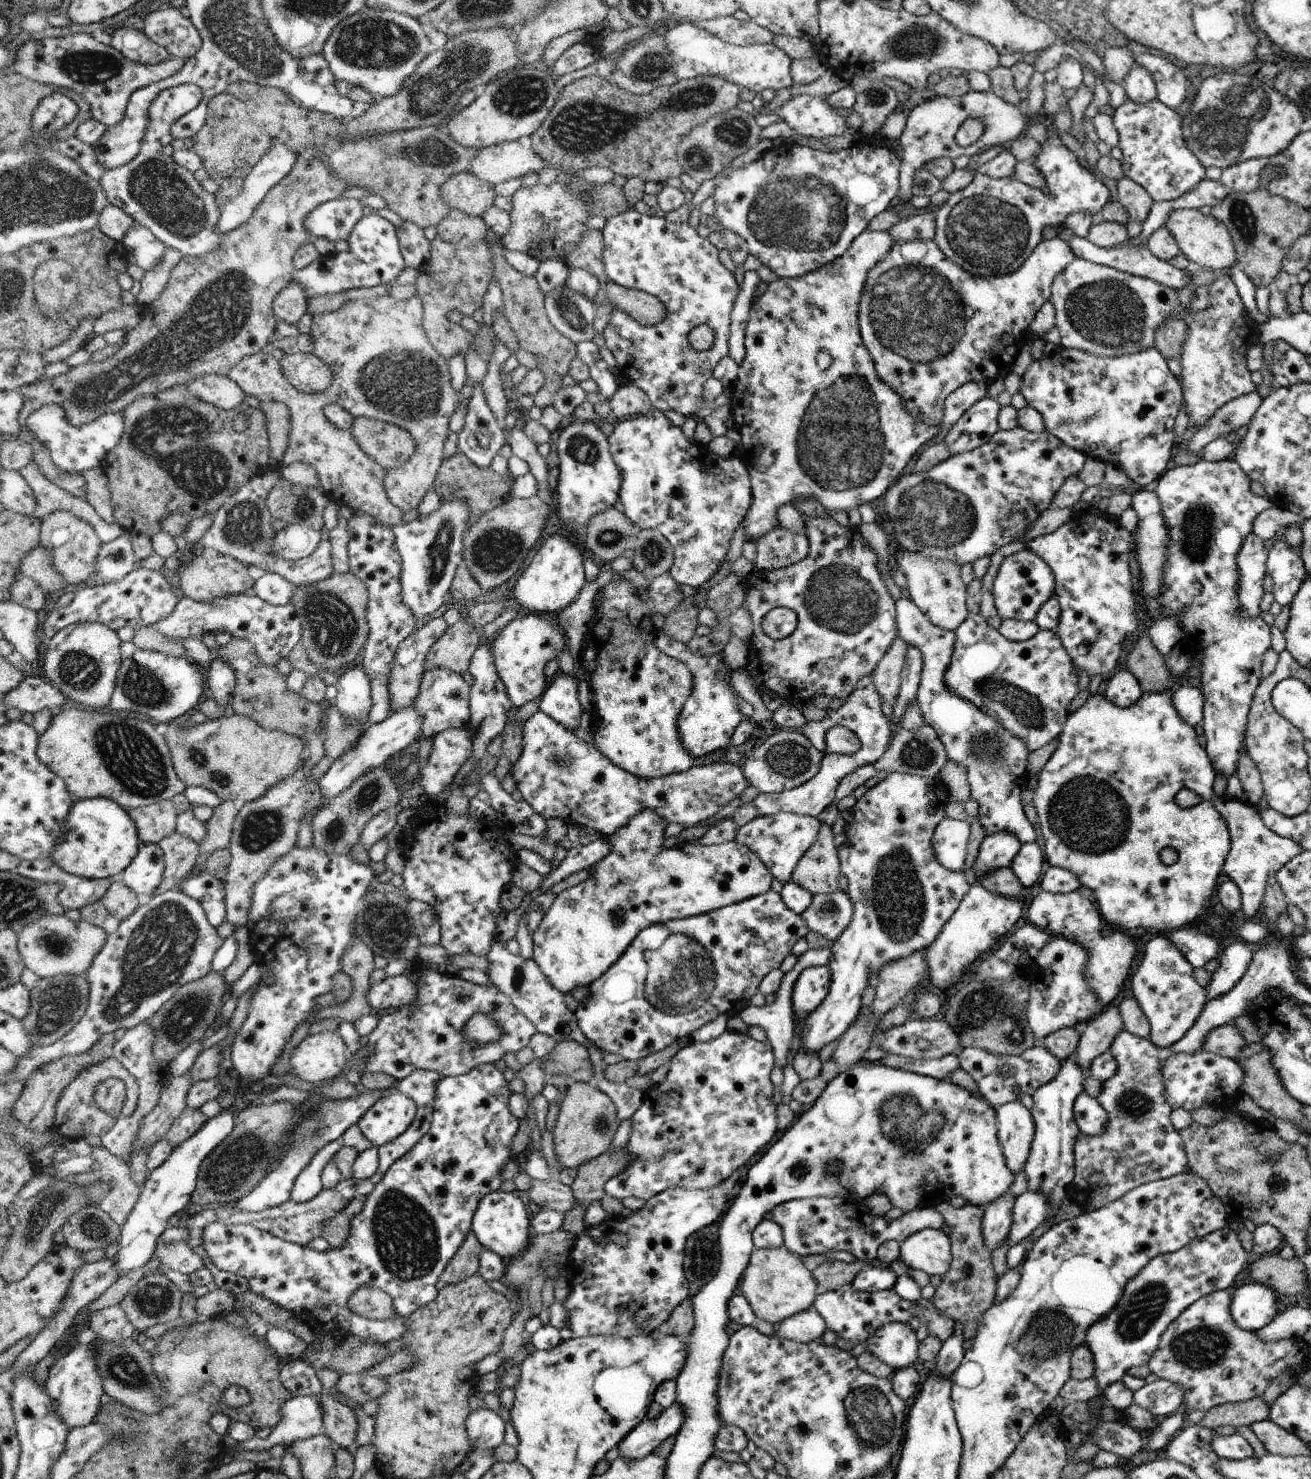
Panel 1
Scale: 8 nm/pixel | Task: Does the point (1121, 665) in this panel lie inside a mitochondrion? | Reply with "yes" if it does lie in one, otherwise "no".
no

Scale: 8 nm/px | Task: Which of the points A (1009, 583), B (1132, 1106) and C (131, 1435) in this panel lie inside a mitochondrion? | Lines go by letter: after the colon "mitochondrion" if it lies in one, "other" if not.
A: other
B: mitochondrion
C: mitochondrion

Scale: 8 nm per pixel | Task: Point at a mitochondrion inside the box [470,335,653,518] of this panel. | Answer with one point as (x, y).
(584, 450)

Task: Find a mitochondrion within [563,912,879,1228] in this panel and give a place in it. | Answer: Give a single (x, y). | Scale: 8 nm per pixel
(676, 976)

